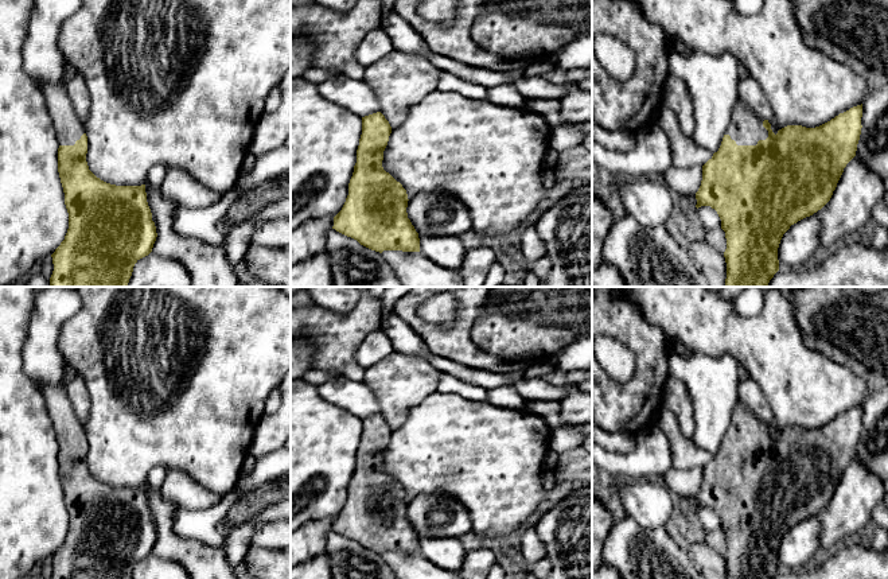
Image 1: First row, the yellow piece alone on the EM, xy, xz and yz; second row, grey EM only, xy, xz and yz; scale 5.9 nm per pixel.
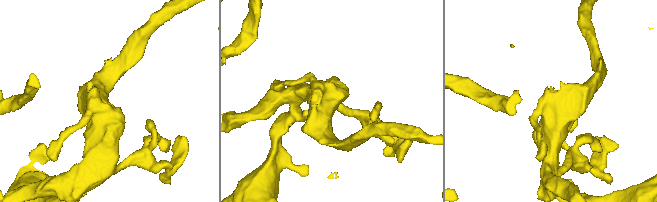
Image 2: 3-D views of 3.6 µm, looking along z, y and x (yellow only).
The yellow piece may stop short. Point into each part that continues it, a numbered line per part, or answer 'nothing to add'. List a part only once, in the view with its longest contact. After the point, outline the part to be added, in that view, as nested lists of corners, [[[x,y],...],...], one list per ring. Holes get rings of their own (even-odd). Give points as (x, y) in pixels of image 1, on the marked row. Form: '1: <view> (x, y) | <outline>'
1: yz (746, 128) | [[[737,100],[725,135],[729,135],[737,145],[756,145],[759,140],[768,137],[763,121]]]

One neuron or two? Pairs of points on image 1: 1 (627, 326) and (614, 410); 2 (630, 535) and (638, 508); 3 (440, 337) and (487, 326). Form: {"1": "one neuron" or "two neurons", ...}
{"1": "one neuron", "2": "two neurons", "3": "two neurons"}

